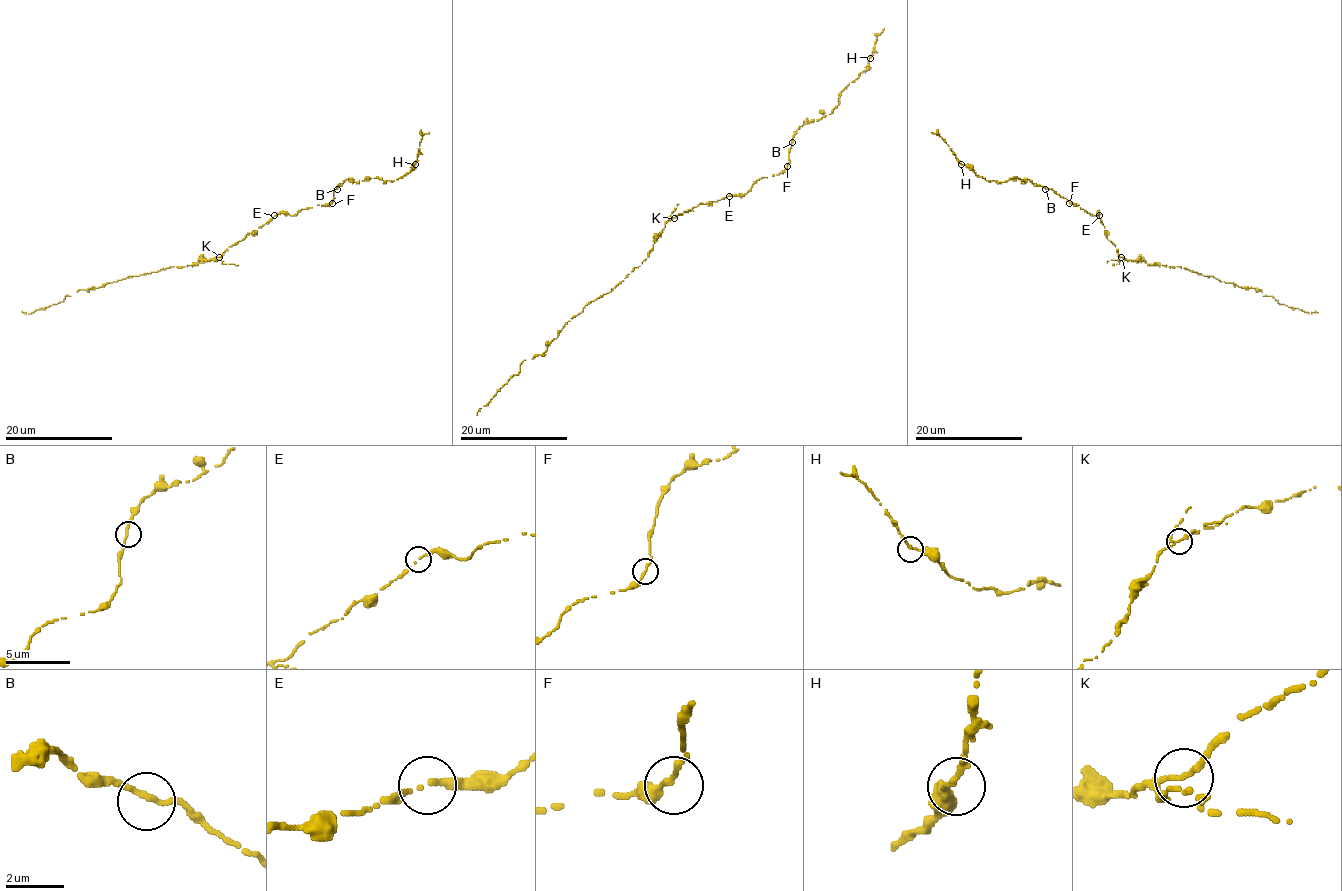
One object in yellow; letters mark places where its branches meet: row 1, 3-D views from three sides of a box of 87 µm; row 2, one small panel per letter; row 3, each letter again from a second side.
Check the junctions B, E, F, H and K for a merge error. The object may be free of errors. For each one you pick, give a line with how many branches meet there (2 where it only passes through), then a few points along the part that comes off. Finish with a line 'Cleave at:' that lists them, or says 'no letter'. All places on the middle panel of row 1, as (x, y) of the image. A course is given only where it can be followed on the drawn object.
K: 2 | (674, 217), (665, 224), (646, 259), (608, 293), (588, 302), (543, 353), (524, 360), (517, 375), (477, 415)
Cleave at: K

